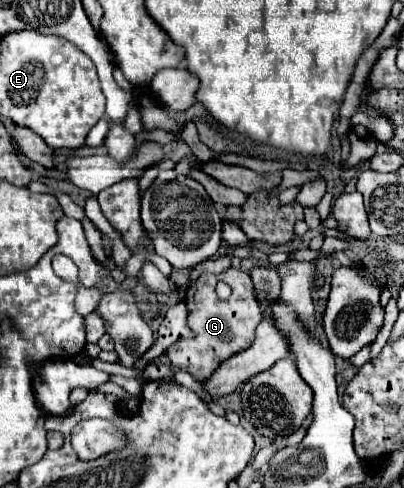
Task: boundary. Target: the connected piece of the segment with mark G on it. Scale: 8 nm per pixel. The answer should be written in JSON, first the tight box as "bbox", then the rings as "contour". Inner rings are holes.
{"bbox":[166,268,262,382],"contour":[[[228,268],[222,274],[202,274],[186,290],[186,306],[188,306],[188,326],[192,328],[194,338],[174,342],[166,350],[166,354],[174,366],[190,372],[194,380],[206,382],[224,360],[246,350],[252,344],[256,324],[262,320],[262,308],[260,302],[256,300],[250,274],[234,268]],[[218,282],[226,282],[232,288],[232,296],[228,300],[218,300],[214,290]]]}

